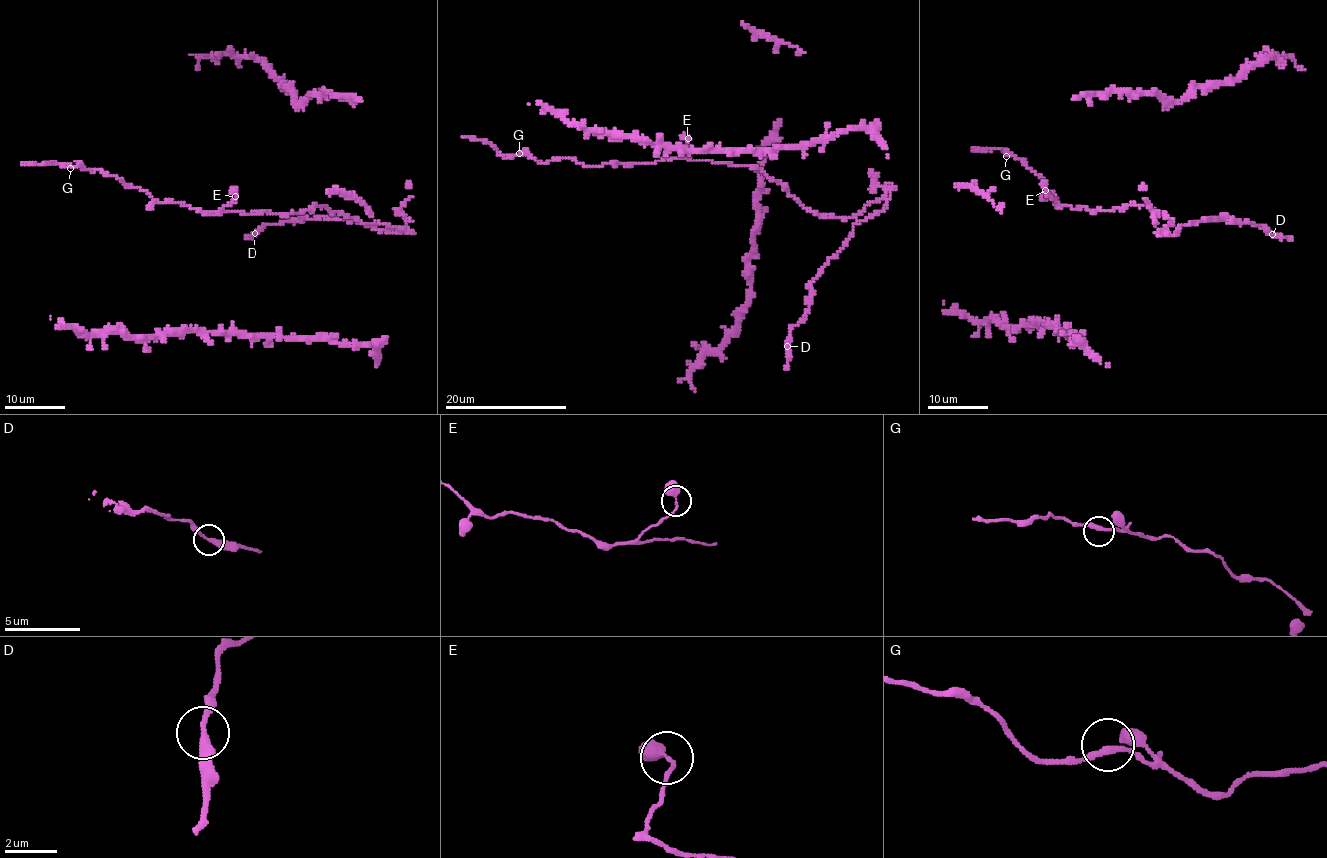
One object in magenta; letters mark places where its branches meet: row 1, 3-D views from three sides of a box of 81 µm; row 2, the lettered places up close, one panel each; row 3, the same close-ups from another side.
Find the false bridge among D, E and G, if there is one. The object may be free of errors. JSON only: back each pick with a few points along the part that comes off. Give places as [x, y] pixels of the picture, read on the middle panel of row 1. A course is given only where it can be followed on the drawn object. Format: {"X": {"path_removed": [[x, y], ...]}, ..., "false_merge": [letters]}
{"false_merge": []}

